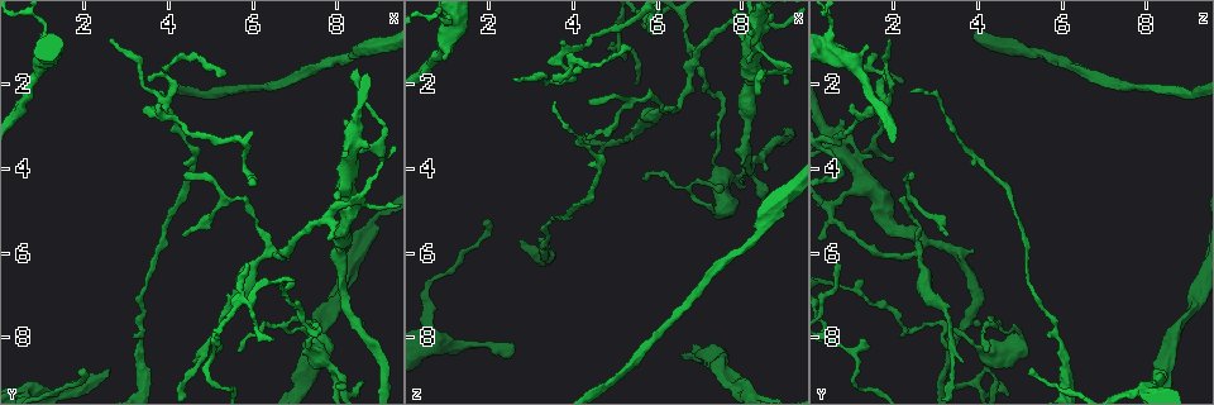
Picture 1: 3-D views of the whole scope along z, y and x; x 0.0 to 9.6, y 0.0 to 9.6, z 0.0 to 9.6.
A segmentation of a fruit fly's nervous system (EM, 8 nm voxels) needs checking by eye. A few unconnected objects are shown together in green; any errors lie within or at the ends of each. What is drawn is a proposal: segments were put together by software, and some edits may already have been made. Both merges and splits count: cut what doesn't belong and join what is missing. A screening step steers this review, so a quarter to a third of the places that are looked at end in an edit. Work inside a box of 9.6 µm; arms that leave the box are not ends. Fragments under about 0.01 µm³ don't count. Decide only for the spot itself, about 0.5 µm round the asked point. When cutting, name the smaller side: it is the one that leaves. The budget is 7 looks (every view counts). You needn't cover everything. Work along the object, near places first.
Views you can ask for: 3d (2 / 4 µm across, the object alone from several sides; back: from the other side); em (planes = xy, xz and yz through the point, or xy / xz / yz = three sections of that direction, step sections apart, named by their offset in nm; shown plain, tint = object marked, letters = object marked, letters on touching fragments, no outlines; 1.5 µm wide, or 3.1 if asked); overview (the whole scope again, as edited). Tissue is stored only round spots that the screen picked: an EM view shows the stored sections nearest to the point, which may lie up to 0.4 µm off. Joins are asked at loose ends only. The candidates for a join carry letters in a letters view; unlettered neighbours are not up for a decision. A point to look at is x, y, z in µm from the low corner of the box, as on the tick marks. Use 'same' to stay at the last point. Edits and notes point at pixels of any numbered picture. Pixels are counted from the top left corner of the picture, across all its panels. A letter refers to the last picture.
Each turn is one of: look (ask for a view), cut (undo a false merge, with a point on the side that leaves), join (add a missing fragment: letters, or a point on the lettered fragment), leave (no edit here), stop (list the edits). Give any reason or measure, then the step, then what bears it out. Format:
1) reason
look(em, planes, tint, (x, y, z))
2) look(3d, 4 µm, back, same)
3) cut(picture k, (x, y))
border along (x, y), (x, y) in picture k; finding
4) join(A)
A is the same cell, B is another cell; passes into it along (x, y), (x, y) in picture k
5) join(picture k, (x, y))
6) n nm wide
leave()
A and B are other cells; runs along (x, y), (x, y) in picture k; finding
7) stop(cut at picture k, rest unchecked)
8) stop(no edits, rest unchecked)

tapers out
look(em, xz, step 8, tint, (5.65, 8.35, 4.25))

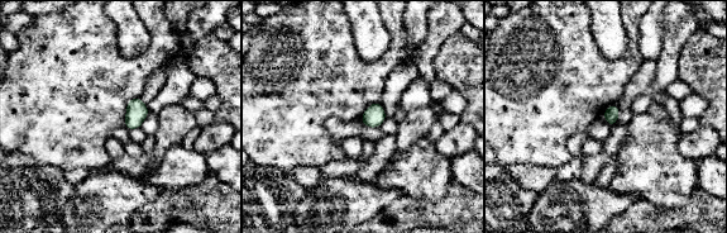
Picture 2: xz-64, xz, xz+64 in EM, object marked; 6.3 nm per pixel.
another direction
look(em, planes, tint, same)

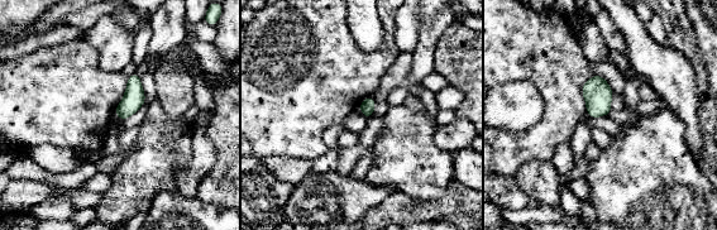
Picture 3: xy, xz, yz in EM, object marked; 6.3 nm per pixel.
see the neighbours
look(em, planes, letters, same)

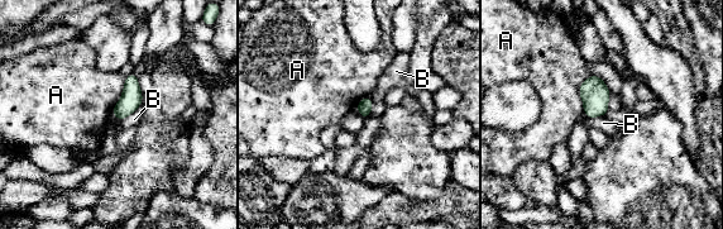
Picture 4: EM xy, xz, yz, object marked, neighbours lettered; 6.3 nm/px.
join(B)
B is the same cell, A is another cell; the neuron continues

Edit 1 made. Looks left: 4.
see it whole again
look(overview)

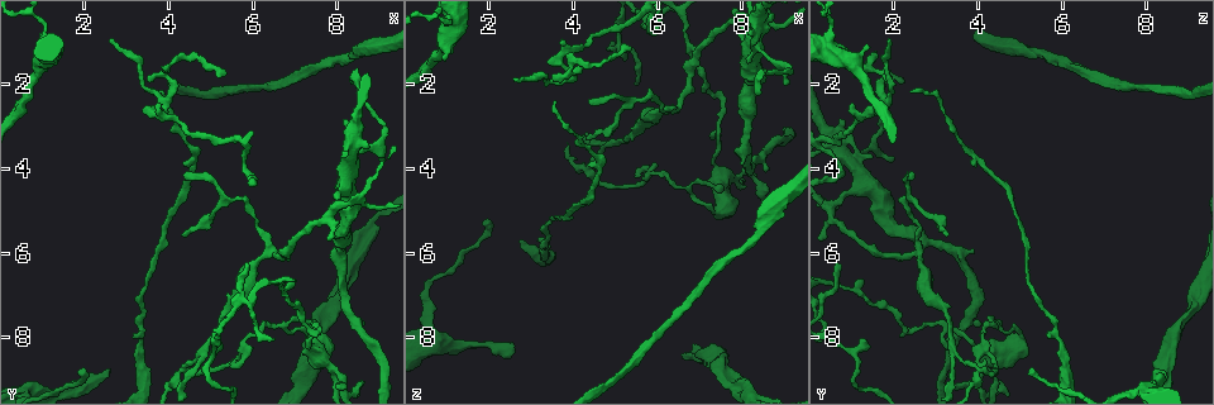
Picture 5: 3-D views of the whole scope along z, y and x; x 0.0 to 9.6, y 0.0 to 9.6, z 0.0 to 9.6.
tapers out
look(3d, 2 µm, (7.90, 9.15, 3.50))

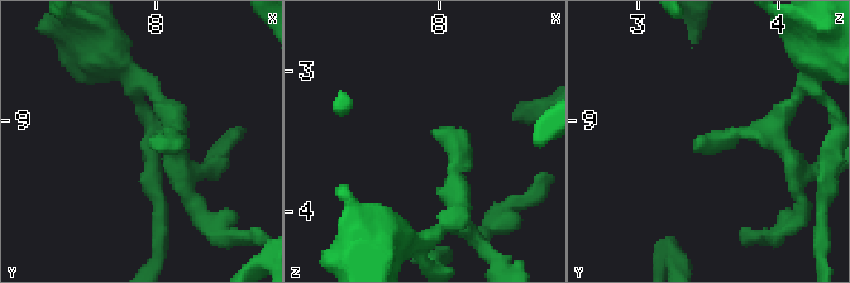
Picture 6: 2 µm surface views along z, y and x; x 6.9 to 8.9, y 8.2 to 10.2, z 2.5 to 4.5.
look(em, xy, step 4, letters, (7.94, 9.14, 3.44))

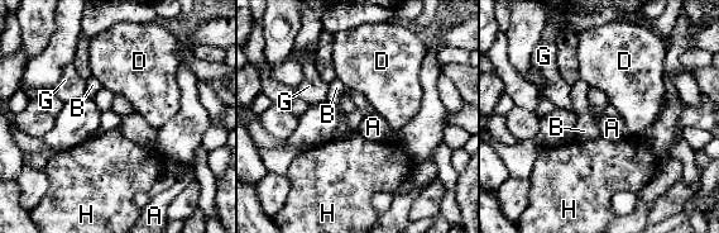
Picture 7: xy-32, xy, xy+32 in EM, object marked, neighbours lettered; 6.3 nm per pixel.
look(em, planes, letters, same)

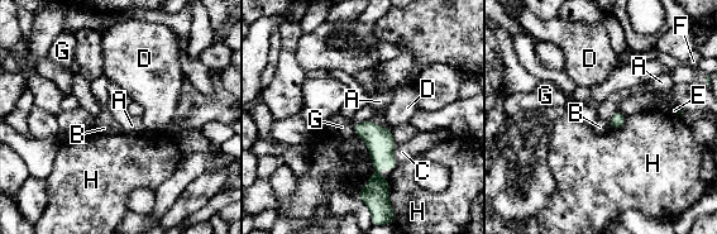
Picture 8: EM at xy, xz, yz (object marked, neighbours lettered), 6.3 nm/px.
leave()
A, B, C, D, E, F, G and H are other cells; runs along (367, 124), (377, 138), (369, 200) in picture 8; no lettered fragment goes on from it

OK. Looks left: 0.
stop(join at picture 4, rest unchecked)

